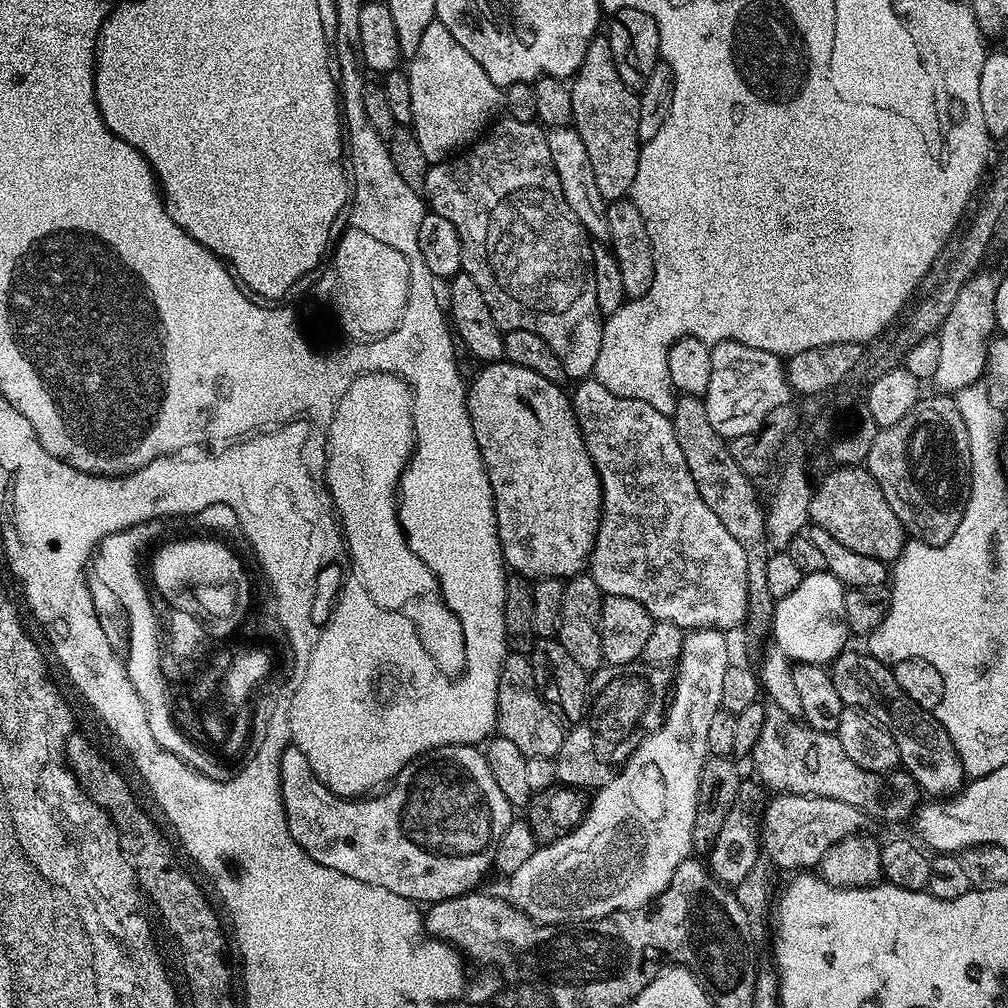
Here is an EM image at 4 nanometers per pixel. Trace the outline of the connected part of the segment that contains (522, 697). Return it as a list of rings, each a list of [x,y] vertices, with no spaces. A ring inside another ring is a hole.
[[[505,655],[502,670],[498,674],[495,731],[514,742],[527,757],[553,759],[562,746],[566,728],[561,717],[550,707],[549,701],[547,704],[540,697],[539,687],[541,688],[541,685],[538,683],[537,674],[532,669],[532,661],[527,655]]]

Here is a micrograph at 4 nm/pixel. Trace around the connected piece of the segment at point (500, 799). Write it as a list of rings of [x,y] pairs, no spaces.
[[[451,744],[450,746],[438,746],[434,750],[424,752],[415,762],[410,763],[396,775],[396,777],[379,794],[369,795],[367,798],[349,798],[336,796],[323,784],[310,770],[310,762],[296,747],[285,747],[282,754],[282,774],[280,775],[280,793],[282,802],[286,806],[286,822],[290,826],[290,834],[306,850],[306,854],[314,862],[326,866],[330,870],[338,870],[350,878],[358,878],[358,882],[369,883],[370,886],[382,886],[382,890],[394,890],[394,894],[402,894],[402,898],[413,902],[428,899],[428,902],[445,900],[448,896],[460,896],[464,892],[471,892],[476,884],[489,871],[494,868],[496,858],[496,846],[506,834],[506,830],[512,825],[514,819],[514,807],[506,800],[505,794],[498,788],[494,775],[490,772],[485,753],[479,747],[471,744]]]

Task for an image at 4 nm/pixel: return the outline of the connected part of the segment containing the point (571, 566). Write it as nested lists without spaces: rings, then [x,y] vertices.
[[[509,362],[485,363],[473,380],[467,385],[468,413],[474,430],[474,438],[478,442],[480,457],[488,471],[488,481],[494,494],[494,506],[496,507],[496,525],[498,526],[498,538],[502,546],[504,563],[515,575],[529,578],[571,578],[579,576],[588,567],[588,555],[592,552],[596,531],[600,525],[600,507],[602,506],[602,490],[600,479],[596,473],[594,462],[586,450],[584,435],[580,432],[580,423],[576,421],[576,415],[572,409],[572,401],[569,393],[563,392],[561,385],[554,381],[548,381],[542,374],[525,366],[514,365]]]

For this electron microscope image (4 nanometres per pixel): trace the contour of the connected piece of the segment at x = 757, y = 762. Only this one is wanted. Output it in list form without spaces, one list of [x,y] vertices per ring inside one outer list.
[[[771,703],[766,707],[766,723],[762,726],[758,742],[754,742],[751,760],[756,771],[755,779],[769,793],[793,792],[799,796],[834,798],[838,802],[858,806],[858,810],[865,812],[873,821],[908,820],[922,804],[921,790],[909,772],[864,770],[842,750],[835,734],[814,730],[803,719],[786,714],[786,710],[778,710],[778,706]]]

